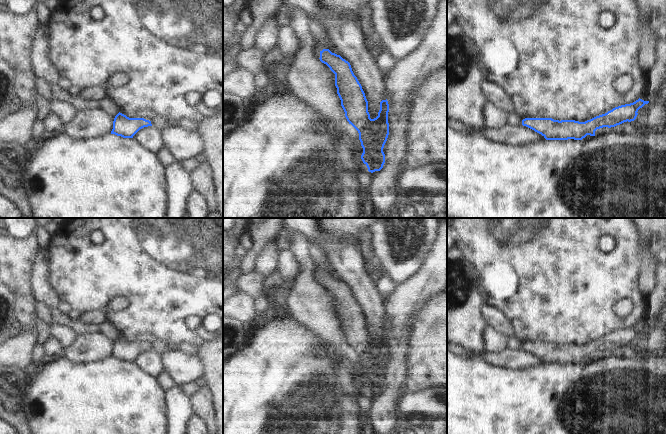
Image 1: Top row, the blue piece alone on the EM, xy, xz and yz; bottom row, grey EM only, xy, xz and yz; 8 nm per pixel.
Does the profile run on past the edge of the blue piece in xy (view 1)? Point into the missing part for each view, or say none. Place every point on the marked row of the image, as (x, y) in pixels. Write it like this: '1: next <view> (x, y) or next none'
1: next none

